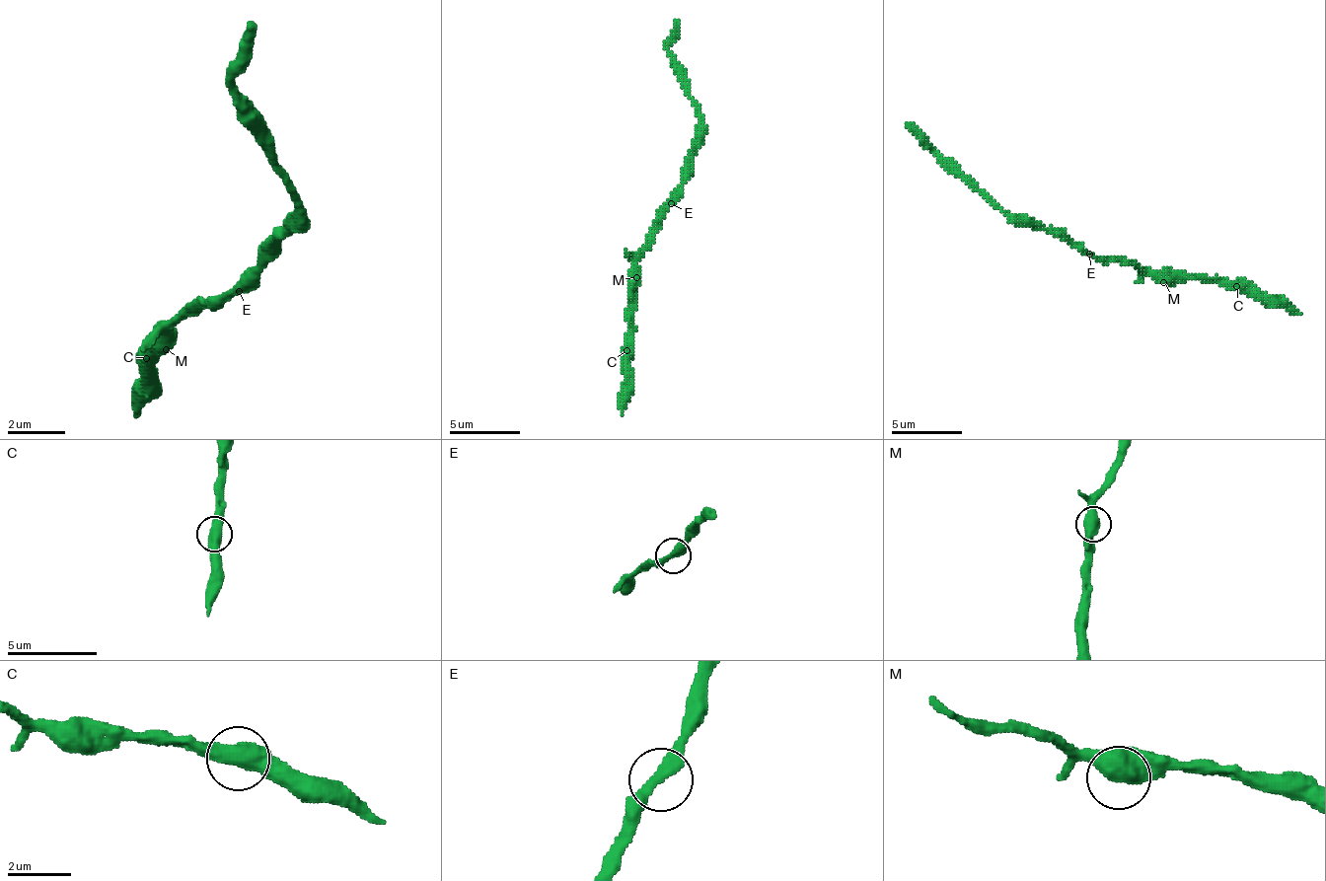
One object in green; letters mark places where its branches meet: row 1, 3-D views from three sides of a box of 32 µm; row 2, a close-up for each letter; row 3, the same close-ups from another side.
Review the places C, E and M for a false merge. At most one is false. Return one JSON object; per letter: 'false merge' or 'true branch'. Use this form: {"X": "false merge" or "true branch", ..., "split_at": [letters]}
{"C": "true branch", "E": "true branch", "M": "true branch", "split_at": []}

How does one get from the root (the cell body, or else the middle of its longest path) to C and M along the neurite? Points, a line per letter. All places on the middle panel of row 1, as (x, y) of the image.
C: (668, 200), (661, 228), (636, 263), (636, 306), (632, 309), (632, 333), (626, 351)
M: (668, 200), (661, 228), (636, 263), (636, 277)

